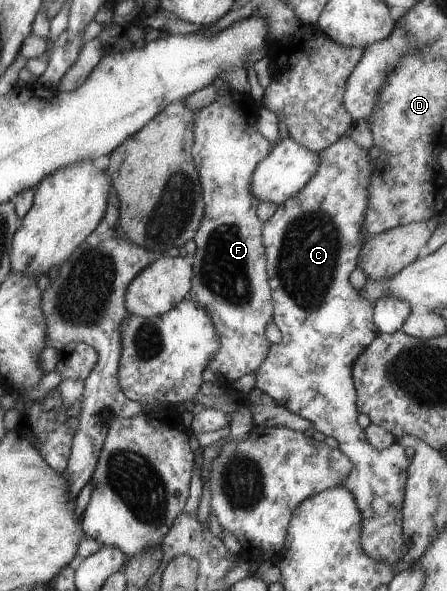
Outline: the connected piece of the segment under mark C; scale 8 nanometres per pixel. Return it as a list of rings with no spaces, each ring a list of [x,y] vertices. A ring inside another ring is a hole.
[[[350,134],[341,137],[338,141],[332,143],[327,148],[320,150],[317,153],[319,157],[319,166],[308,183],[296,194],[294,197],[287,199],[284,203],[281,203],[274,215],[264,222],[262,228],[262,237],[265,247],[265,254],[267,258],[267,272],[269,282],[272,290],[272,297],[274,302],[273,321],[279,327],[282,333],[282,341],[280,344],[271,345],[270,351],[264,360],[264,363],[255,371],[255,387],[267,393],[276,402],[292,410],[295,414],[300,415],[304,419],[307,419],[312,423],[313,429],[316,431],[322,431],[326,437],[334,437],[338,441],[338,449],[347,455],[350,462],[353,463],[352,471],[348,474],[348,477],[344,480],[342,487],[348,488],[356,498],[356,503],[362,512],[361,523],[361,544],[365,554],[375,559],[377,562],[390,562],[397,563],[403,559],[406,553],[406,544],[403,540],[403,529],[401,521],[403,515],[401,509],[405,500],[405,485],[407,482],[408,466],[411,460],[406,456],[405,447],[394,442],[390,447],[379,450],[376,449],[368,440],[365,434],[365,429],[357,422],[359,414],[357,406],[357,389],[355,388],[352,364],[359,358],[359,355],[372,343],[376,336],[380,333],[379,329],[373,322],[373,303],[370,303],[366,298],[363,298],[349,280],[349,275],[357,268],[358,258],[361,247],[363,246],[363,225],[365,224],[365,217],[367,207],[369,206],[369,185],[372,176],[377,171],[376,160],[373,160],[368,154],[367,149],[363,149]],[[376,501],[382,501],[386,503],[386,511],[382,515],[376,513],[374,509],[374,503]]]

